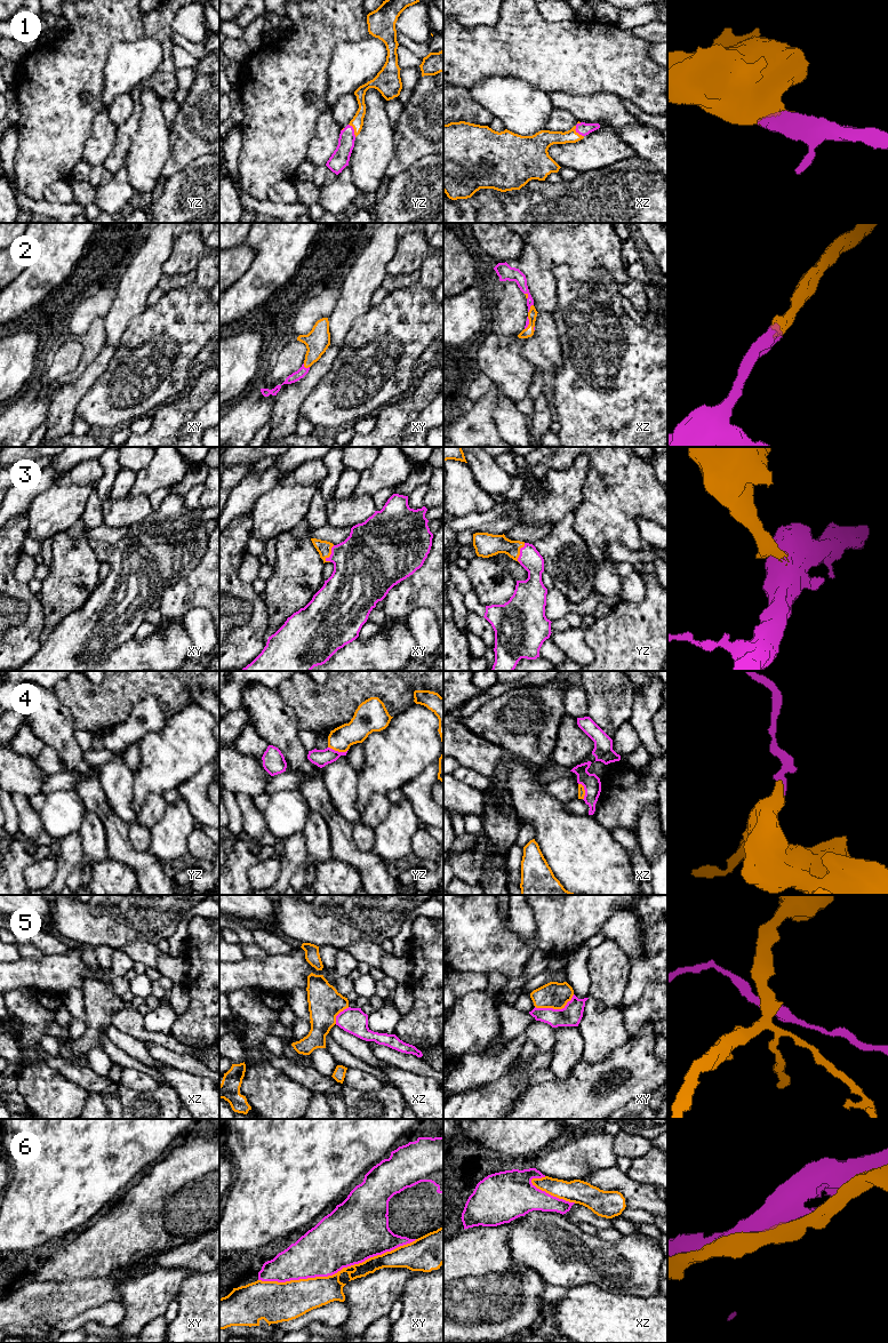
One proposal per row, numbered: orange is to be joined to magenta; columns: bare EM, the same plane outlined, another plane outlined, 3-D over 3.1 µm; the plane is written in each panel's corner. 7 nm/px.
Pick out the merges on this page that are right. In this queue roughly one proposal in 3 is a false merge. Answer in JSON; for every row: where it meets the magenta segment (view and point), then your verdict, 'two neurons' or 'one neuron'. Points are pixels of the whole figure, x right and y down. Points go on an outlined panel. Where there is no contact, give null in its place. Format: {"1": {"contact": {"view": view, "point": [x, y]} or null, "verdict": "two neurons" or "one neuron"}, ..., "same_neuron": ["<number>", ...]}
{"1": {"contact": {"view": "yz", "point": [353, 130]}, "verdict": "one neuron"}, "2": {"contact": {"view": "xz", "point": [529, 309]}, "verdict": "one neuron"}, "3": {"contact": {"view": "xy", "point": [332, 553]}, "verdict": "one neuron"}, "4": {"contact": {"view": "yz", "point": [337, 751]}, "verdict": "two neurons"}, "5": {"contact": {"view": "xy", "point": [554, 1009]}, "verdict": "two neurons"}, "6": {"contact": {"view": "xy", "point": [337, 1271]}, "verdict": "two neurons"}, "same_neuron": ["1", "2", "3"]}

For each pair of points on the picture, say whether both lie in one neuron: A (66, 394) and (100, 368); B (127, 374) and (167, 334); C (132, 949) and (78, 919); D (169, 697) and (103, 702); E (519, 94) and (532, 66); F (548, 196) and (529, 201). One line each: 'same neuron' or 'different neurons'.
A: same neuron
B: same neuron
C: different neurons
D: same neuron
E: different neurons
F: same neuron

